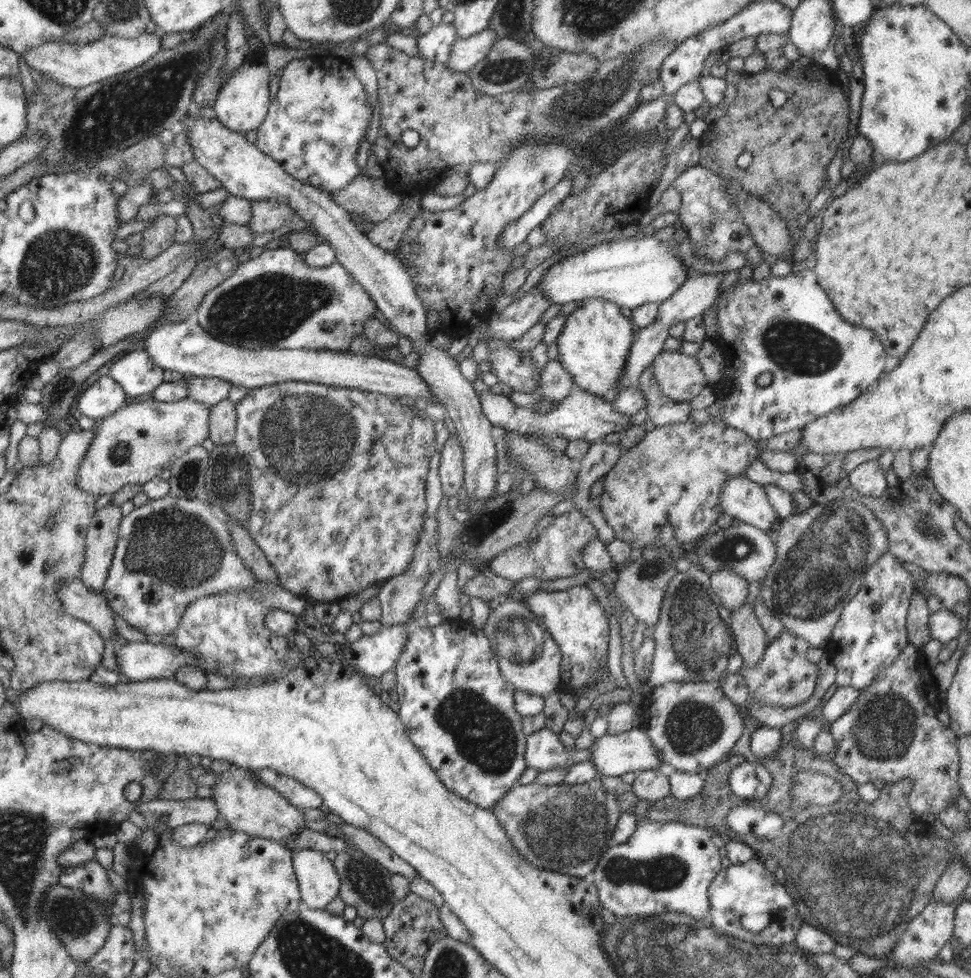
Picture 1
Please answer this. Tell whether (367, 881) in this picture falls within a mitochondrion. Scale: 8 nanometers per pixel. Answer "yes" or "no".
yes

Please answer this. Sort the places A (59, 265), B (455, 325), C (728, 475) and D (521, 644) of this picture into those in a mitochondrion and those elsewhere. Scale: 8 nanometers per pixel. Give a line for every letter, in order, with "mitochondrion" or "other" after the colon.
A: mitochondrion
B: other
C: other
D: mitochondrion

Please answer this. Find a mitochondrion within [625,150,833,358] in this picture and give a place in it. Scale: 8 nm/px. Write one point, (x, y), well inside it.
(708, 226)

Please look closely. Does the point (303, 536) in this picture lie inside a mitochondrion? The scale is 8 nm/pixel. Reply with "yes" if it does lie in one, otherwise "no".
no

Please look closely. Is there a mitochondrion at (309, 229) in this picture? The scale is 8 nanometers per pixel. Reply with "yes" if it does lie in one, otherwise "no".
no

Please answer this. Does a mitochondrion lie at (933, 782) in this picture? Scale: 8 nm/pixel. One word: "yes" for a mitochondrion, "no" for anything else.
no

